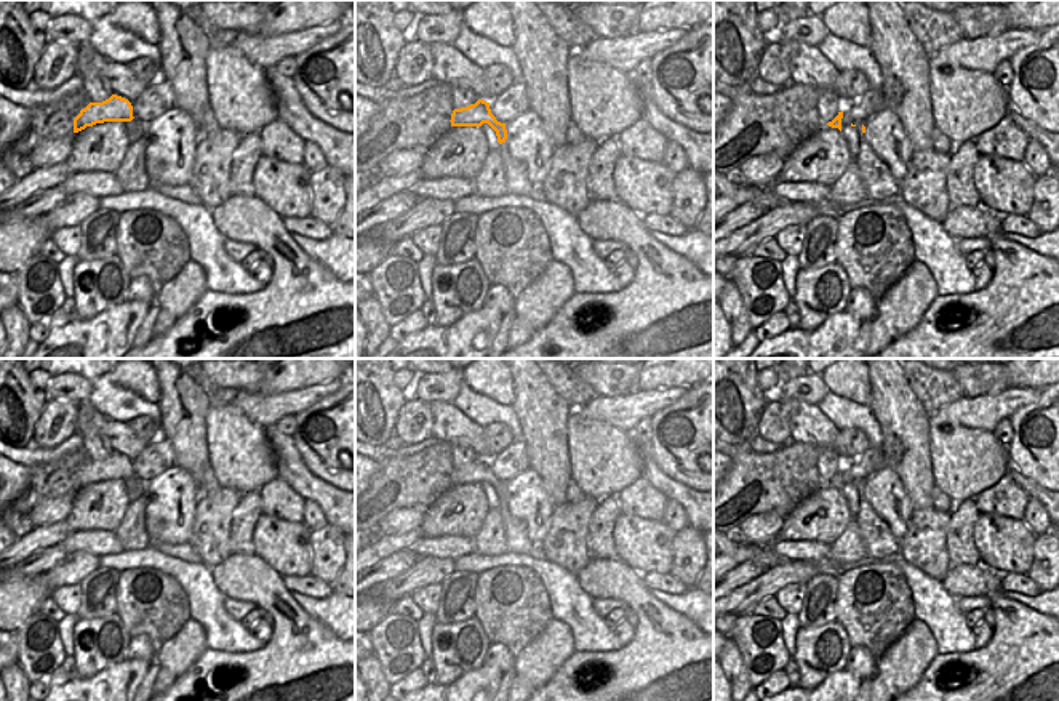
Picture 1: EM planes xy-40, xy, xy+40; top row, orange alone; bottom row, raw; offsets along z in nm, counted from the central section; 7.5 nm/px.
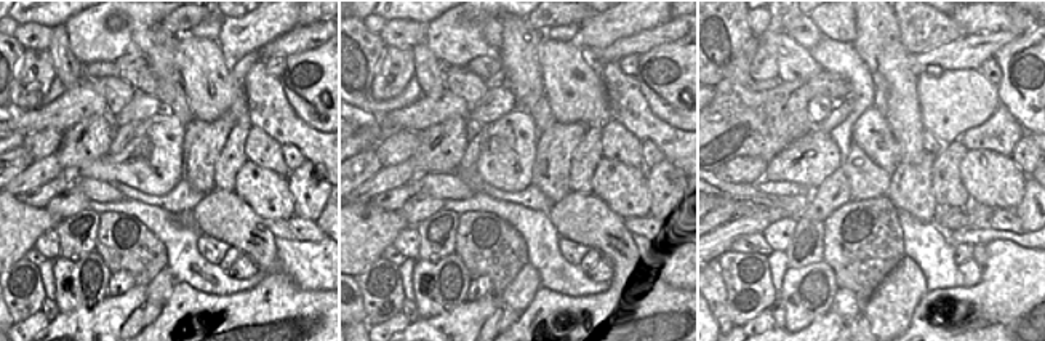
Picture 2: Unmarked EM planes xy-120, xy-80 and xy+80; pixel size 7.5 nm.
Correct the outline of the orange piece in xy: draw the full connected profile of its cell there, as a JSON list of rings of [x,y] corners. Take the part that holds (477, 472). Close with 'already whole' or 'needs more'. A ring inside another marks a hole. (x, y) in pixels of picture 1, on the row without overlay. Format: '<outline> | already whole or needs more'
[[[478,458],[475,463],[454,467],[450,480],[451,485],[482,485],[483,482],[488,482],[496,490],[509,552],[528,555],[536,546],[541,546],[534,544],[528,538],[526,522],[510,515],[506,501],[506,482],[496,479],[496,475],[491,472],[490,461]]] | needs more

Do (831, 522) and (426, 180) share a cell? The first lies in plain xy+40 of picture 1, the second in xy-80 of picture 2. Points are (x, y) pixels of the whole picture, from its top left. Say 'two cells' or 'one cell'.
two cells

